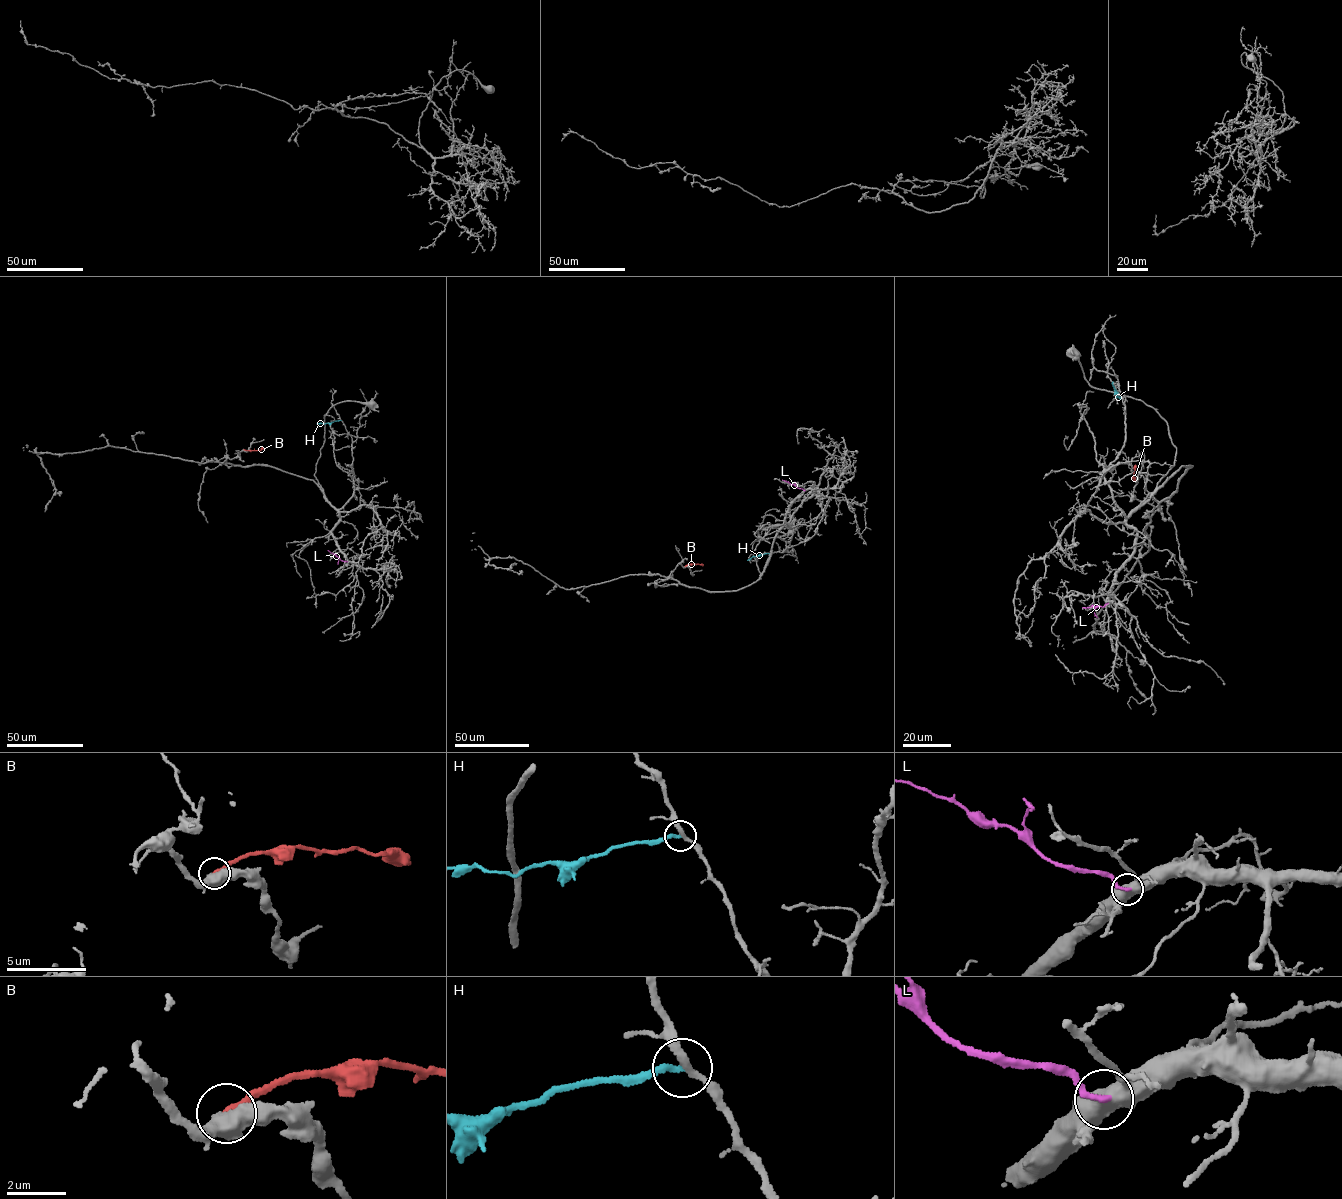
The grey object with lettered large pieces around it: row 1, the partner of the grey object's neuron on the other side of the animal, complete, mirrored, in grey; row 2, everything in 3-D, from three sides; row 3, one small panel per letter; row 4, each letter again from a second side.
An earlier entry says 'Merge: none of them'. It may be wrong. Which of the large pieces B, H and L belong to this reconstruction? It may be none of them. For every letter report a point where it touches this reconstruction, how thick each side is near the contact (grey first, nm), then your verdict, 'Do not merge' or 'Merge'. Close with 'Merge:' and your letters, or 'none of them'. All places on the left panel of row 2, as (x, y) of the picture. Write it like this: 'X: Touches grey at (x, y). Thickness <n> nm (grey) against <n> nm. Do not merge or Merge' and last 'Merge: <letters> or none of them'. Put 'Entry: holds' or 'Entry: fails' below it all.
B: Touches grey at (244, 449). Thickness 500 nm (grey) against 260 nm. Merge
H: Touches grey at (340, 420). Thickness 260 nm (grey) against 200 nm. Do not merge
L: Touches grey at (347, 561). Thickness 500 nm (grey) against 240 nm. Do not merge
Merge: B
Entry: fails

